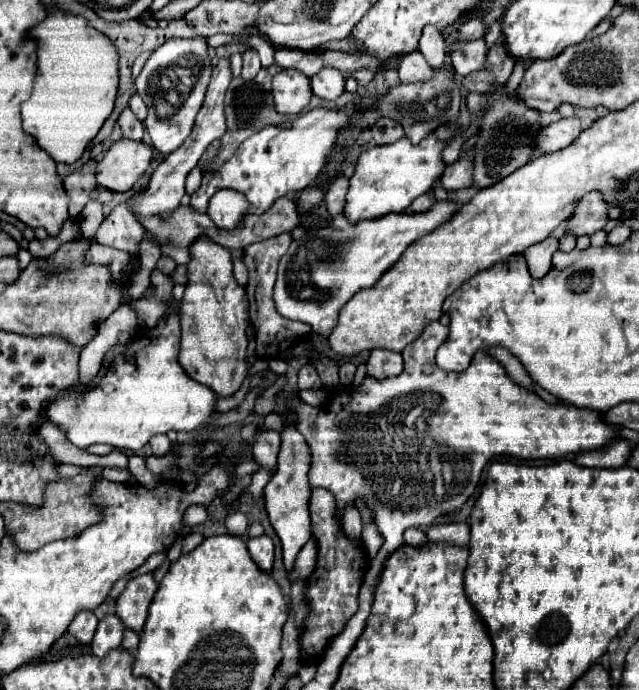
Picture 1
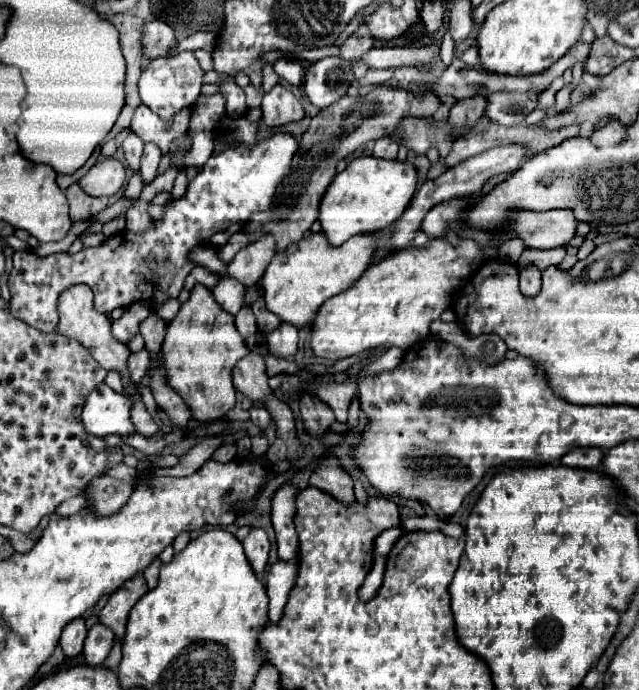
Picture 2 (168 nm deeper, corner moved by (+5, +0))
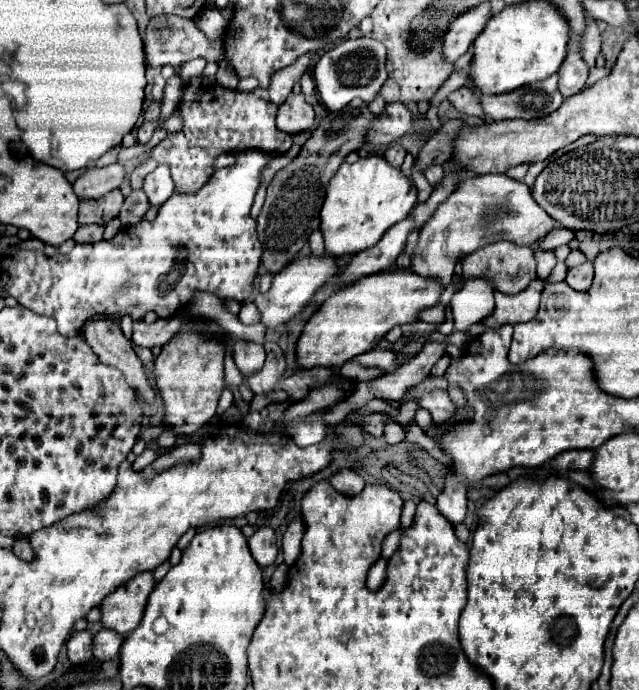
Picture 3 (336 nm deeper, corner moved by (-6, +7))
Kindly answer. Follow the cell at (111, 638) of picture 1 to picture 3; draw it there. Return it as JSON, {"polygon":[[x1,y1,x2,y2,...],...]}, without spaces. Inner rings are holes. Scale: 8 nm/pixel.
{"polygon":[[102,628,102,630,94,636,92,650,94,650,94,656,104,662,104,660,116,658,118,652,120,652,120,646,122,646,122,636,116,634,114,630]]}

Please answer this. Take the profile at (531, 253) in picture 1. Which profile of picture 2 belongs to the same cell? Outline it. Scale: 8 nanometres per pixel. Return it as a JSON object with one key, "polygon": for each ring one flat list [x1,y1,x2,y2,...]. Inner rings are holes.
{"polygon":[[525,265,521,267,521,291,523,295,537,295,541,289,541,269,535,265]]}

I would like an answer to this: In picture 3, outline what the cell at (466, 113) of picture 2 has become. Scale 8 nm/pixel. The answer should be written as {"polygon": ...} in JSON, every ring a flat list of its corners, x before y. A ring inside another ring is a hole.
{"polygon":[[446,120,444,122,444,132,436,132,418,152,416,158,416,168,424,172,432,164,444,164,452,156,452,138,456,136,458,128,462,128,464,122,460,120]]}

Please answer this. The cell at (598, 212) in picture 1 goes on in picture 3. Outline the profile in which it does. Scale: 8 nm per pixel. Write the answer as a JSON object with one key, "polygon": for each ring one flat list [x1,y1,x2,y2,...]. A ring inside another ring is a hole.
{"polygon":[[482,174,482,176,464,176,460,188,436,208,432,220,420,228,418,244,412,252,412,268,418,276,432,276,442,284,450,284,454,276,454,266,460,258,470,252,494,244,498,240,510,240,514,244,532,246,542,240,556,220,550,218,532,198,532,192,524,182,512,180,506,174]]}

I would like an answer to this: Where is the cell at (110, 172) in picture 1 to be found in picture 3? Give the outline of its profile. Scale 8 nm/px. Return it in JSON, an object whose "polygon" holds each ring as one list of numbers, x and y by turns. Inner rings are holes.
{"polygon":[[114,162,104,168,90,168,84,174,76,178,74,192,80,200,98,200,100,196,106,196,110,190,120,188,124,180,124,168]]}

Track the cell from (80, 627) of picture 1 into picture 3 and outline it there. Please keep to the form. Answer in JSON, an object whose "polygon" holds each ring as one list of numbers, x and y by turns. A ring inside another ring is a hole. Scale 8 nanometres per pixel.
{"polygon":[[76,632,68,640,66,650,68,650,70,664,84,664,84,662,88,662,92,658,92,634]]}

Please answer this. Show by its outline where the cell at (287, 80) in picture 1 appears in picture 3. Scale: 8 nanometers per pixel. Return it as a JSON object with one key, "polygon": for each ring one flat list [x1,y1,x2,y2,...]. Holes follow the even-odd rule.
{"polygon":[[290,94,288,100,278,108,276,124,282,132,294,136,300,132,308,132,314,128,314,110,312,106,304,100,302,94]]}

